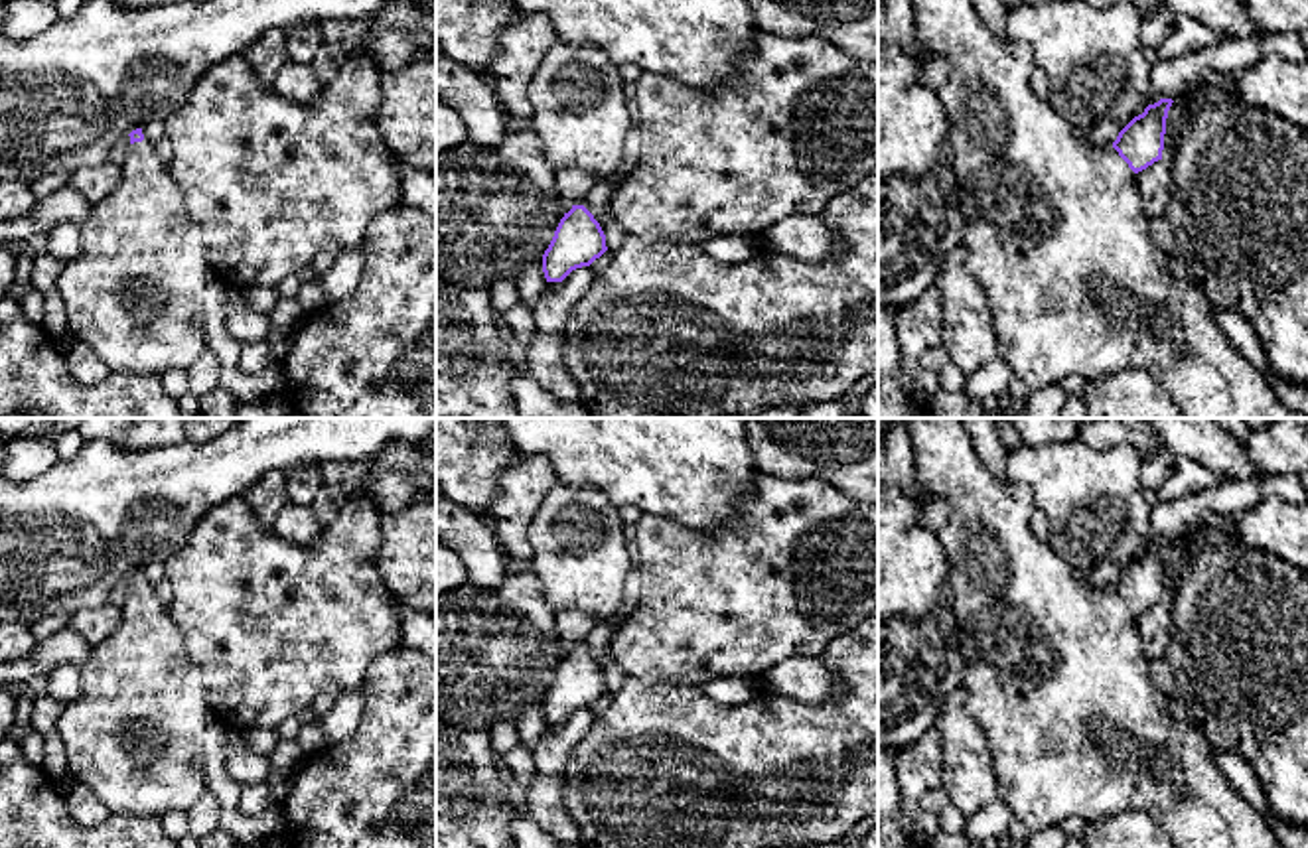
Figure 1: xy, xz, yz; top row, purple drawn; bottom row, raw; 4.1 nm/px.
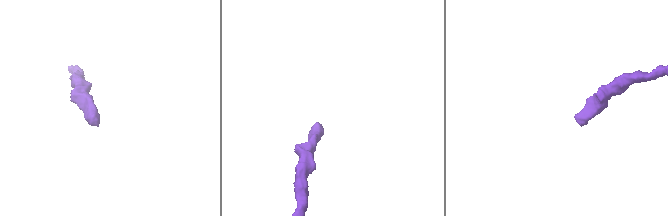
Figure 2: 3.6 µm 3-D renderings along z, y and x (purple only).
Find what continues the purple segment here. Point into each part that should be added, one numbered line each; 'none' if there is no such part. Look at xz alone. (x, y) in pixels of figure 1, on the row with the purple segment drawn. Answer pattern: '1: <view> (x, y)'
none

